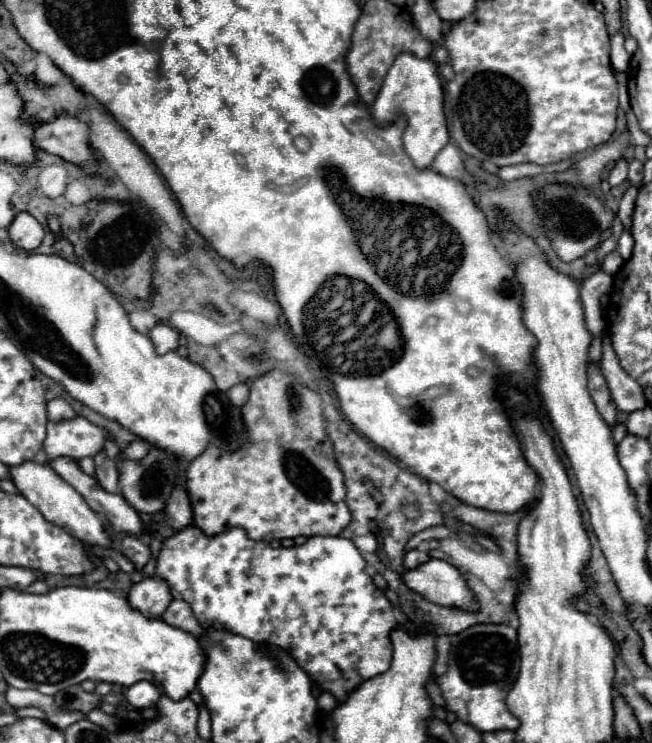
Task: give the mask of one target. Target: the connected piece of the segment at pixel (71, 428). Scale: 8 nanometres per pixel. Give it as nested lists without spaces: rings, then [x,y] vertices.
[[[73,417],[65,421],[47,423],[47,439],[43,449],[49,459],[67,455],[67,457],[93,457],[103,449],[107,431],[89,423],[85,417]]]

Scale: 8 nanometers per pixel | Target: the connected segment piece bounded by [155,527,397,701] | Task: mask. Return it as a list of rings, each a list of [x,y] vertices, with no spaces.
[[[185,527],[181,529],[179,533],[175,533],[173,537],[169,537],[157,557],[157,577],[165,579],[169,583],[169,587],[173,591],[177,591],[193,609],[195,617],[199,619],[199,623],[203,627],[209,627],[209,625],[215,625],[215,627],[225,627],[237,635],[243,635],[255,643],[271,643],[271,645],[277,645],[277,647],[283,647],[285,651],[289,651],[295,661],[311,675],[313,681],[317,681],[321,685],[321,689],[327,689],[335,695],[337,701],[345,701],[347,693],[351,689],[355,689],[361,681],[369,679],[369,677],[375,677],[379,673],[385,673],[389,669],[389,663],[391,663],[391,643],[389,643],[389,631],[397,627],[397,617],[395,617],[395,611],[389,603],[389,599],[385,597],[385,593],[381,589],[375,587],[375,583],[371,581],[371,577],[367,575],[367,563],[365,559],[361,557],[361,553],[357,551],[357,547],[345,539],[345,537],[321,537],[321,535],[315,535],[315,537],[309,537],[305,545],[301,547],[279,547],[279,549],[273,549],[269,547],[269,543],[265,541],[253,541],[247,537],[247,533],[243,529],[231,529],[227,533],[221,533],[221,535],[213,535],[213,537],[207,537],[203,535],[197,527]]]

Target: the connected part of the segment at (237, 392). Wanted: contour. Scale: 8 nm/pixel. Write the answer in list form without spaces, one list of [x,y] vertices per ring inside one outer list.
[[[239,383],[239,385],[235,385],[235,387],[231,387],[231,389],[227,391],[229,401],[231,401],[233,405],[237,405],[237,407],[241,407],[241,405],[247,401],[247,395],[249,395],[249,391],[247,391],[247,385],[245,385],[245,383]]]

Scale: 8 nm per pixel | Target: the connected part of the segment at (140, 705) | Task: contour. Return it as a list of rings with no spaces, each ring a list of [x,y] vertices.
[[[139,681],[139,683],[131,685],[131,687],[127,687],[127,691],[125,691],[127,705],[131,709],[137,709],[137,711],[153,707],[159,697],[161,697],[161,691],[149,681]]]

